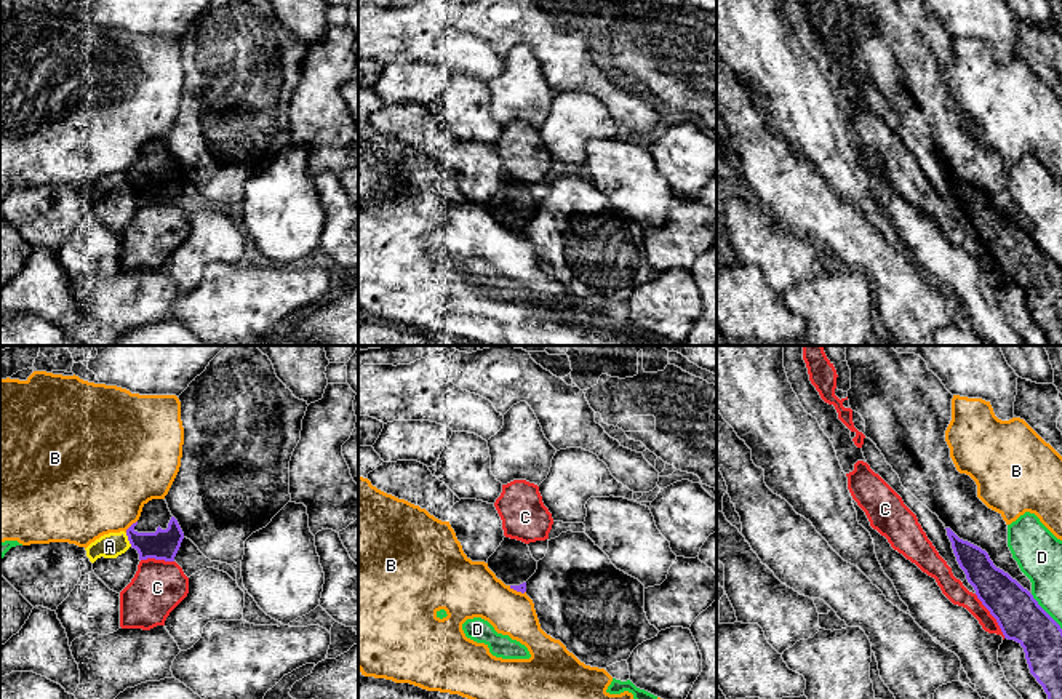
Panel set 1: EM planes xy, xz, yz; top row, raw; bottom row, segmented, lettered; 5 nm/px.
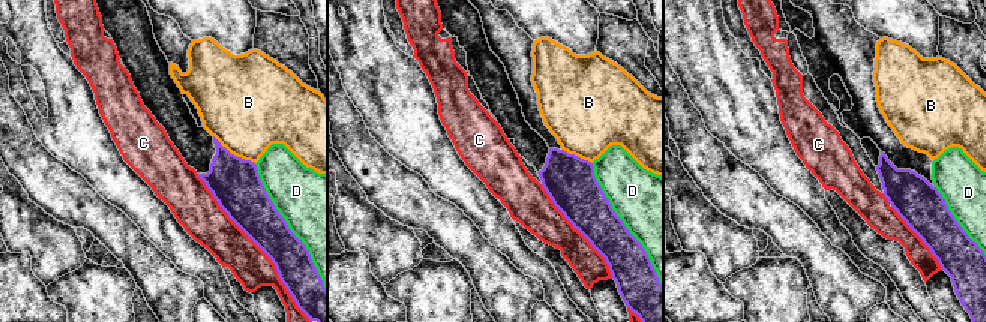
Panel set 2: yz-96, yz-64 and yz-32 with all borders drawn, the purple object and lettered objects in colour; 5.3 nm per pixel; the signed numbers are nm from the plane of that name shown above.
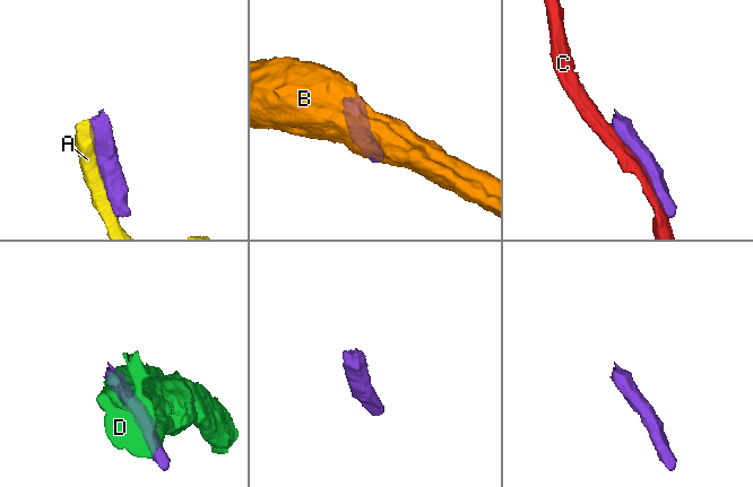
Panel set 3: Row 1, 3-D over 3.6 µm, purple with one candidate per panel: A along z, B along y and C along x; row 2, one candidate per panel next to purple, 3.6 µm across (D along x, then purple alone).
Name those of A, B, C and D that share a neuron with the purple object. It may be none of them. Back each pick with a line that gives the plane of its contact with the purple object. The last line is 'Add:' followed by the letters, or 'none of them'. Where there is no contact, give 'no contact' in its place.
Add: none of them

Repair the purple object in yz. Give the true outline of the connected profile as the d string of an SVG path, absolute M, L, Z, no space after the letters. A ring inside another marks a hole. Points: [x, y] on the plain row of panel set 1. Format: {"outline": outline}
{"outline": "M950 170L945 171L977 240L996 261L1004 280L1024 290L1030 315L1043 328L1049 346L1062 346L1060 267L1027 230L996 210L985 192L960 181Z"}

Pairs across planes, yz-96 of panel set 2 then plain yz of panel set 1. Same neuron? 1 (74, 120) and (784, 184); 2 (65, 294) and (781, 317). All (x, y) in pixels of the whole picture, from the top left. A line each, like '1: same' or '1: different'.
1: different
2: different

